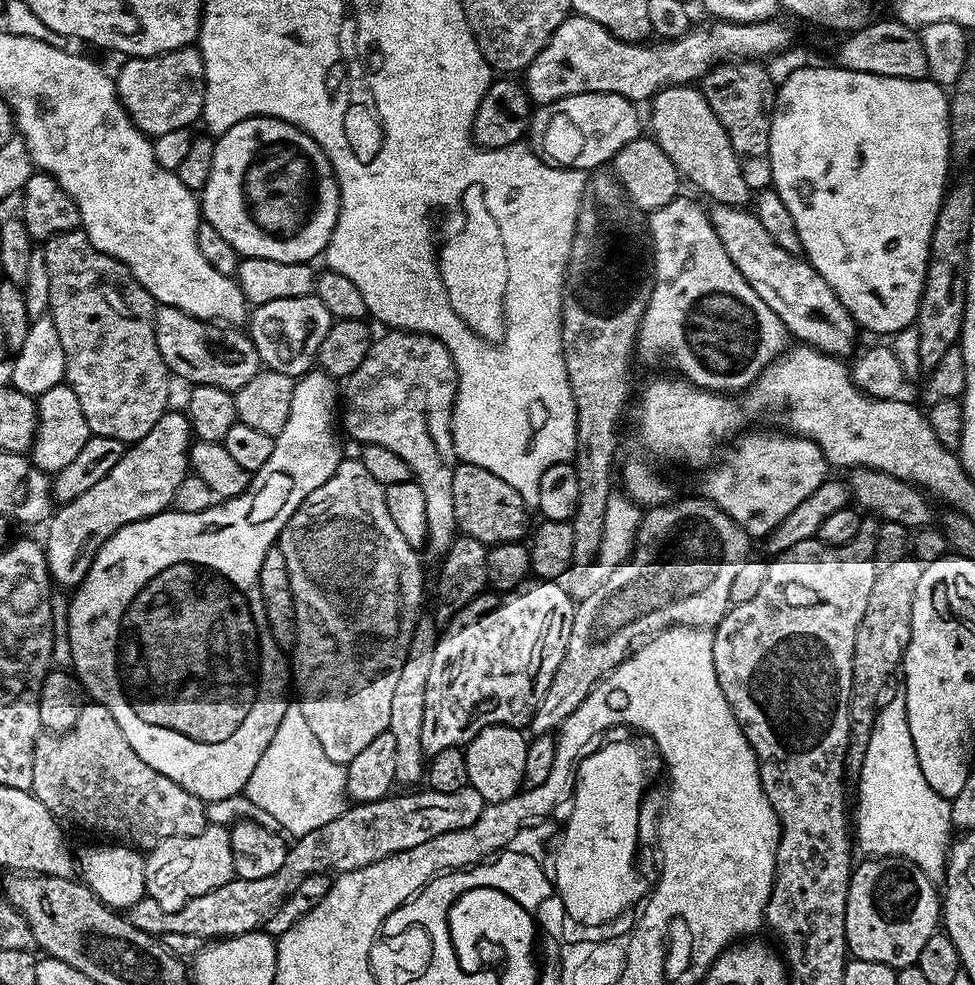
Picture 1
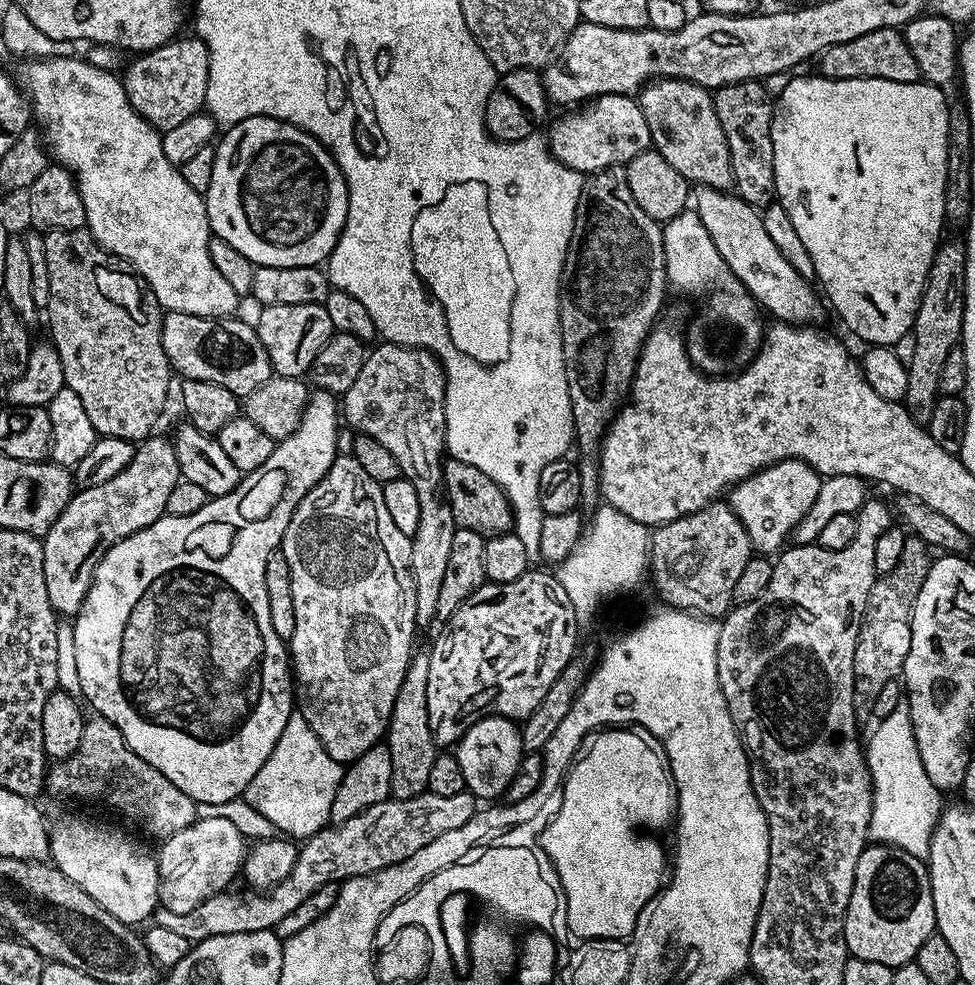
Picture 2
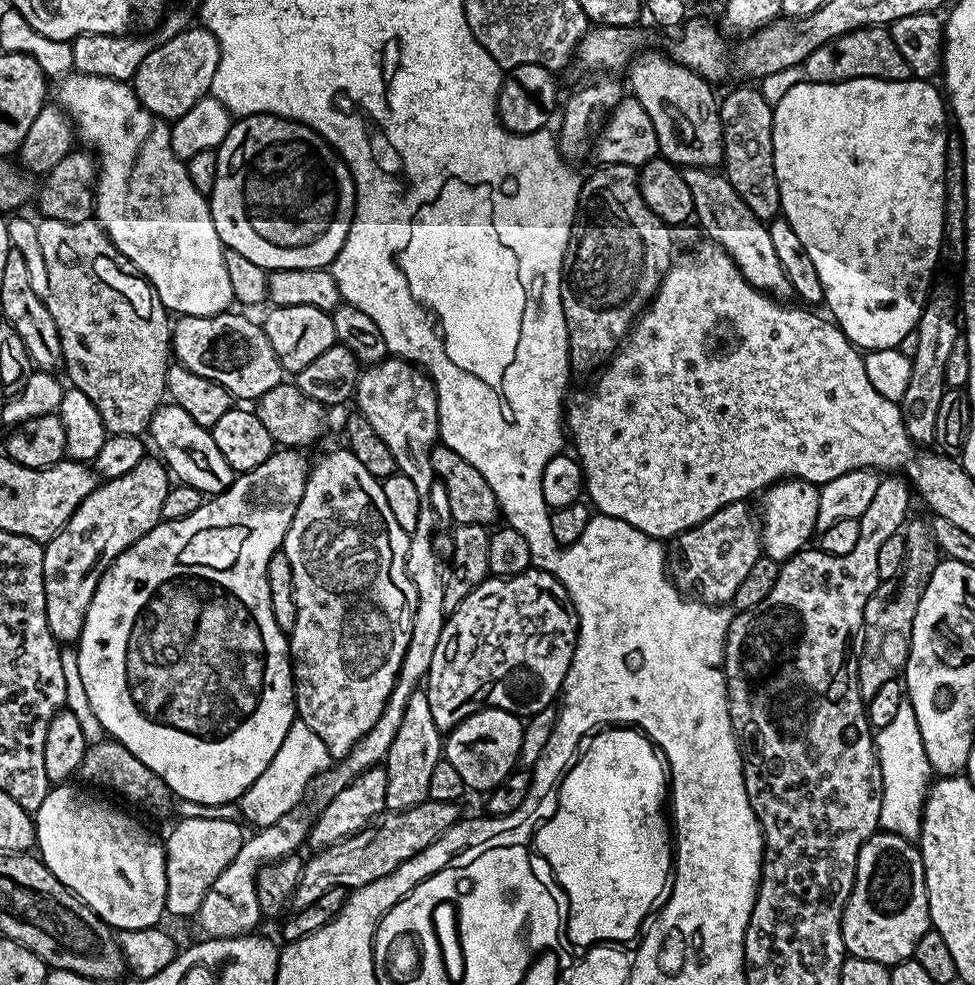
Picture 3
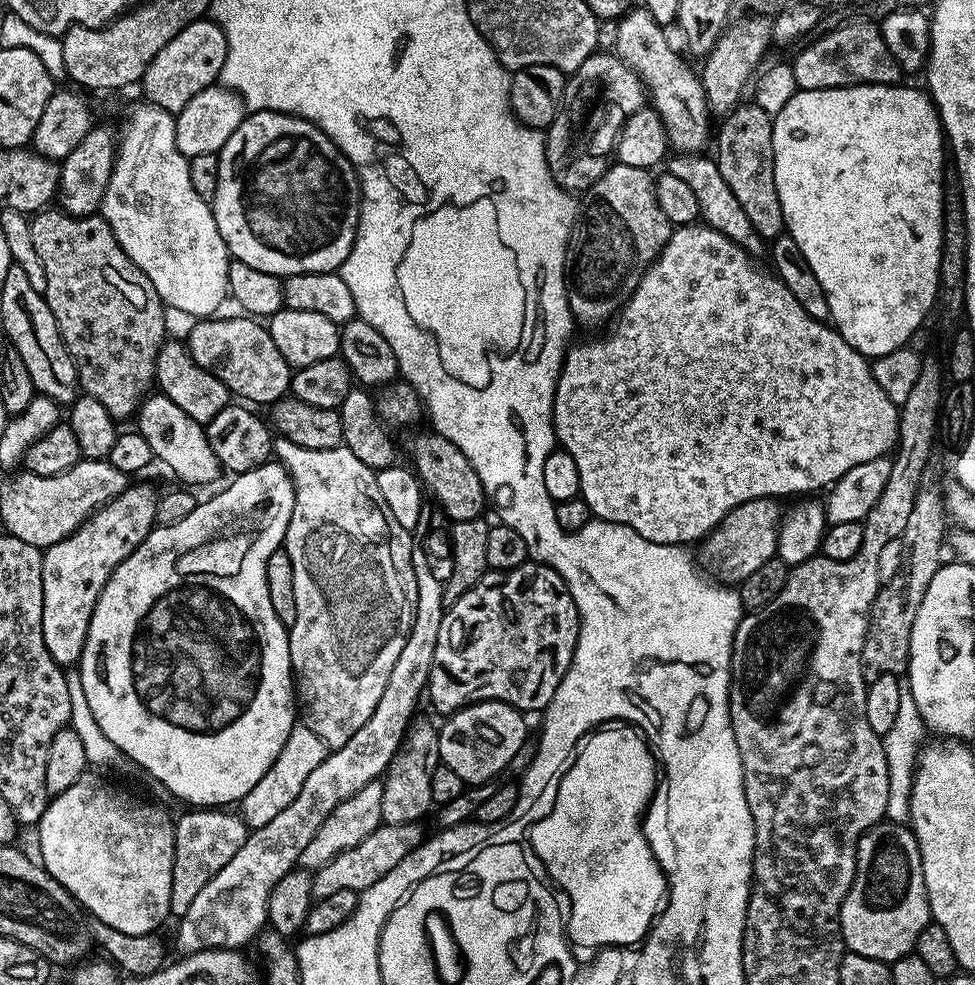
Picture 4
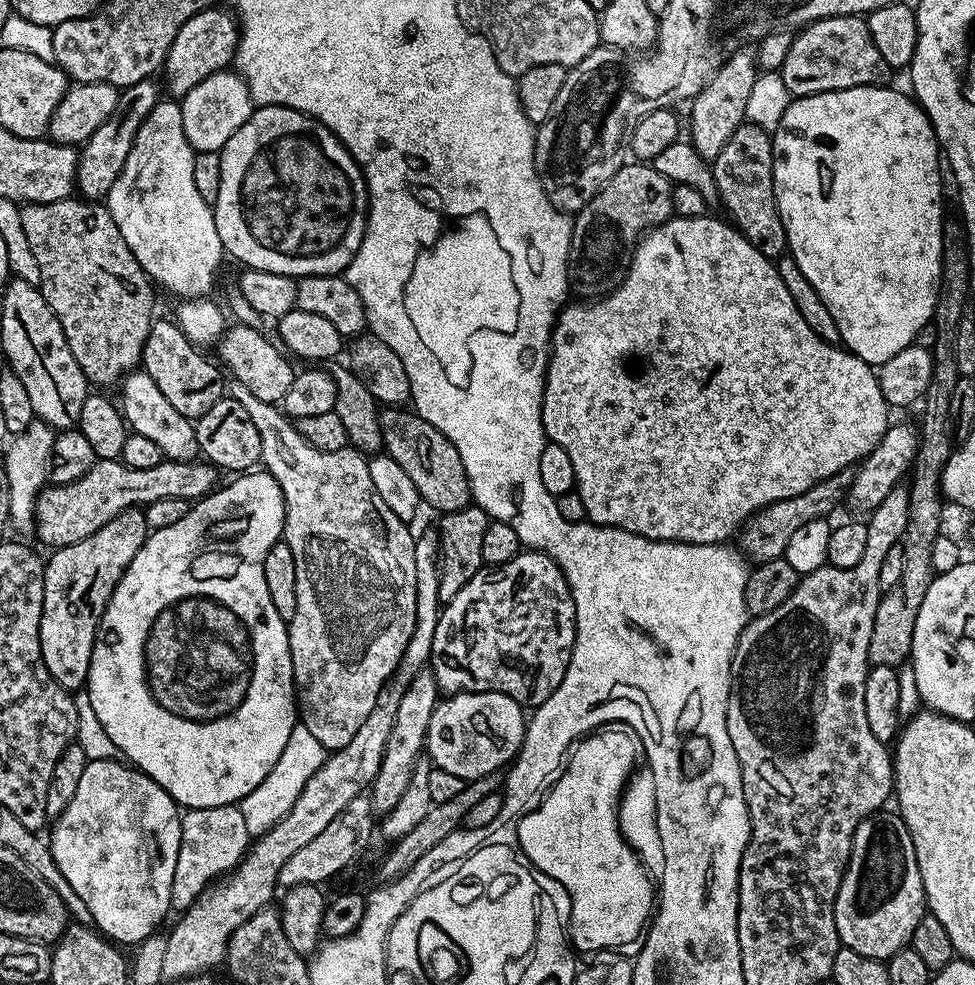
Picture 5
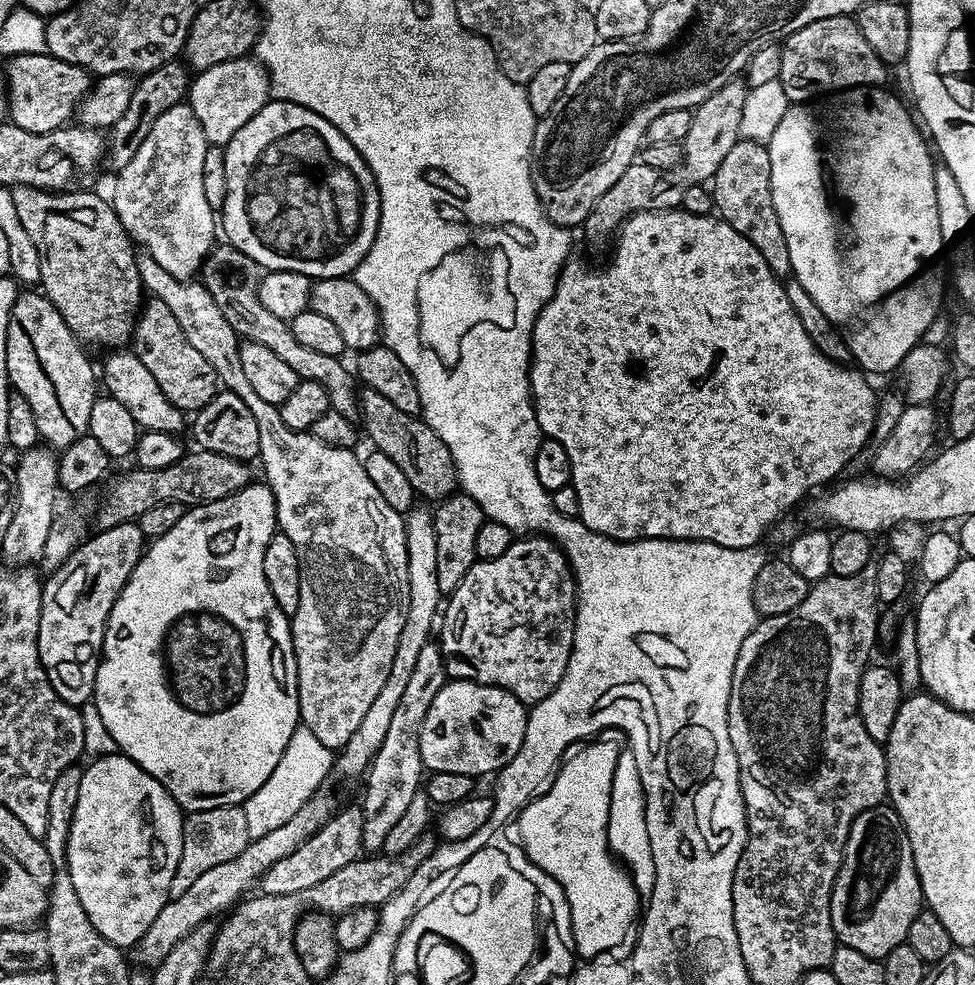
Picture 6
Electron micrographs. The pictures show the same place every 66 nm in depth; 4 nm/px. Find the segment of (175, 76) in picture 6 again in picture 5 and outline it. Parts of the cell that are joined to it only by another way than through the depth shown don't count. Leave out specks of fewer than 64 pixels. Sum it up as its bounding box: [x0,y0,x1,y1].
[75,79,162,202]

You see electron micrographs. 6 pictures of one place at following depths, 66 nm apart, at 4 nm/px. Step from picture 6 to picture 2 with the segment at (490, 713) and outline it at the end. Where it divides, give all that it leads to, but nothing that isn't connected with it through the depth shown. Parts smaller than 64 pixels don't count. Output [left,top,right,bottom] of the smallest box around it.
[454,716,526,801]

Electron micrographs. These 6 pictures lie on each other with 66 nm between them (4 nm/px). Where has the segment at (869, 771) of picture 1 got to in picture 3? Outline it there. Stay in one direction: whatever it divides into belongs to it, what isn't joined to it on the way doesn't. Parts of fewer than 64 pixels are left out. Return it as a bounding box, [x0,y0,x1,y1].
[874,701,930,841]

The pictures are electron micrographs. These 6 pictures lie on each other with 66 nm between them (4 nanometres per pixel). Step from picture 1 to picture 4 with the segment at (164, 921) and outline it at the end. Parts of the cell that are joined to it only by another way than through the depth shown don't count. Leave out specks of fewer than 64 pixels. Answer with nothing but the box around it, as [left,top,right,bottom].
[312,822,424,900]

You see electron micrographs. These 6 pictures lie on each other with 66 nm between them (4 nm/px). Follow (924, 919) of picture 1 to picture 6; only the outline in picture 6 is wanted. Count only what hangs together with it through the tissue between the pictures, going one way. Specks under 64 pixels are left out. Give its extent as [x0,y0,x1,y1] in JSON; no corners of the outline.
[830,803,924,958]

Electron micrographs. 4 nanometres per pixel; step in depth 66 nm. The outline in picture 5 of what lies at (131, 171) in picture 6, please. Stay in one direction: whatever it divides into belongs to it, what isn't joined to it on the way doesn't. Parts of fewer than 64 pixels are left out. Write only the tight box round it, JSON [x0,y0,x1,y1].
[106,98,226,298]

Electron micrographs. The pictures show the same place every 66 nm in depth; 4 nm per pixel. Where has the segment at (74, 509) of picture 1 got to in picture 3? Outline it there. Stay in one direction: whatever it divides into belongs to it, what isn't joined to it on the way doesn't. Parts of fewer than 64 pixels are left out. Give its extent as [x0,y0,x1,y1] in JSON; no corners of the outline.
[44,458,170,645]

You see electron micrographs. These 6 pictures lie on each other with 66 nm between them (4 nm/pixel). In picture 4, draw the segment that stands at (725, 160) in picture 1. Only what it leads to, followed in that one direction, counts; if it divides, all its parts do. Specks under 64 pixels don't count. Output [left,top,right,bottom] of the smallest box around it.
[615,6,714,154]

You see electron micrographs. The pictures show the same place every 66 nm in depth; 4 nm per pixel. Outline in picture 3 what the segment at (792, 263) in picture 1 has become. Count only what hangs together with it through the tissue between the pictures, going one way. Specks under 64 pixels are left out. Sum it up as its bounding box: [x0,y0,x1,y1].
[683,168,793,298]

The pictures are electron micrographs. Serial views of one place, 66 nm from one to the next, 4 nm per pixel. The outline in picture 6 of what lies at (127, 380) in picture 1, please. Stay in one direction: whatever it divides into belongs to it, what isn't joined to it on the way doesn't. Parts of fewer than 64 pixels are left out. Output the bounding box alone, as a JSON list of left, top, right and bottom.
[12,184,142,350]

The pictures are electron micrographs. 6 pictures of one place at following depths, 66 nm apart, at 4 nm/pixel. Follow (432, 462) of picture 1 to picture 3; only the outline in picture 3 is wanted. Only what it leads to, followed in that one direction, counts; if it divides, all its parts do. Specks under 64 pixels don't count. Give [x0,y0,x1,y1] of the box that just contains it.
[310,358,446,809]

